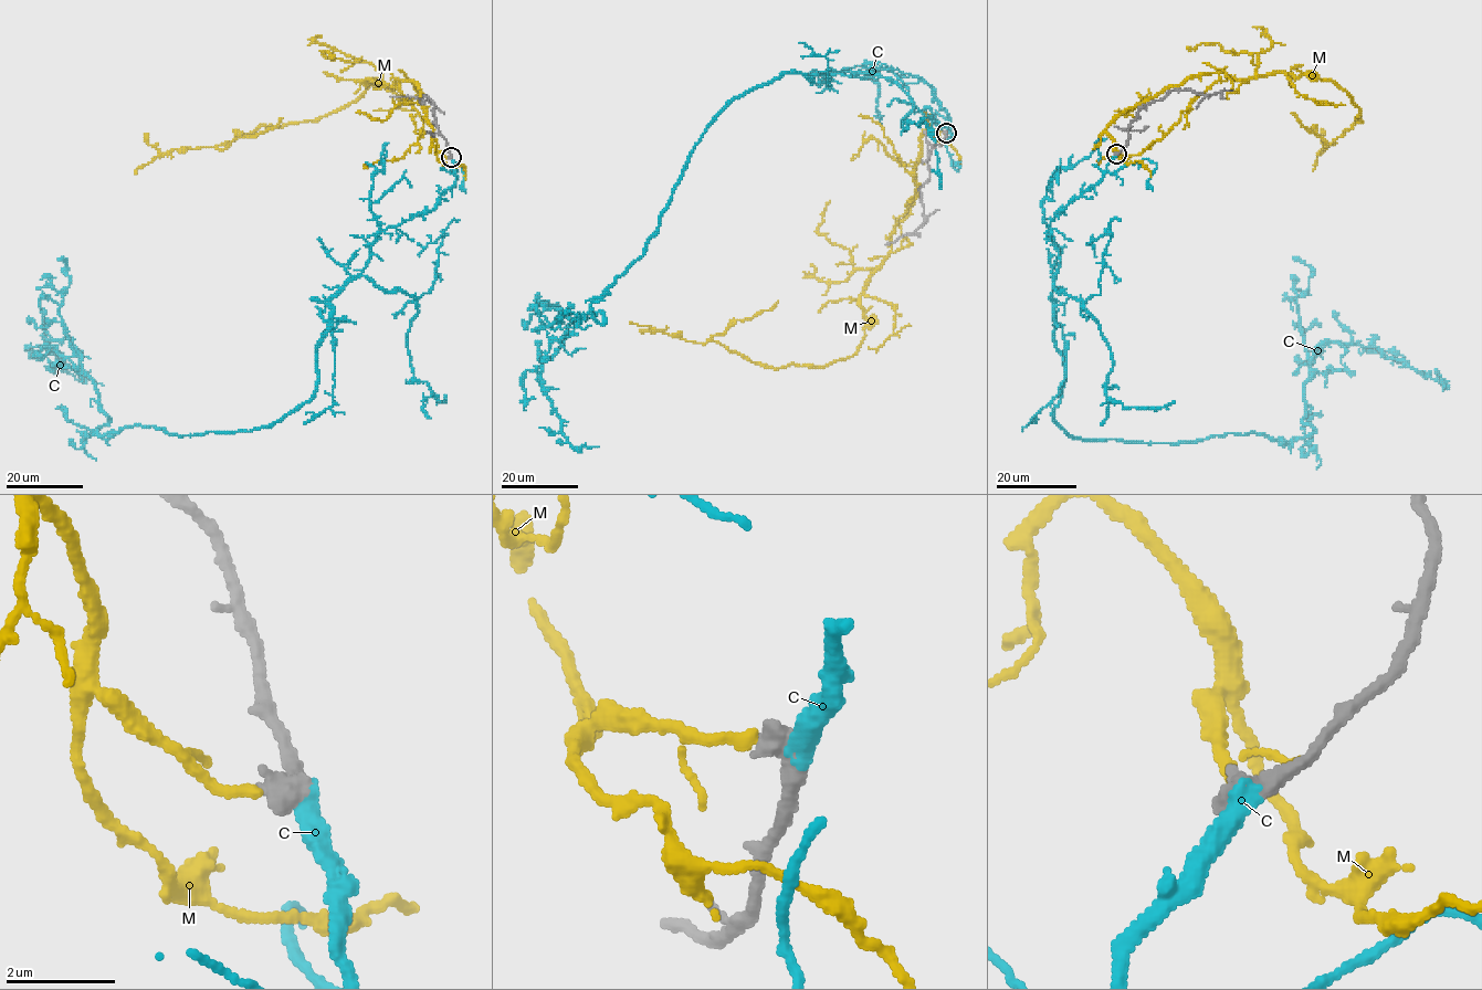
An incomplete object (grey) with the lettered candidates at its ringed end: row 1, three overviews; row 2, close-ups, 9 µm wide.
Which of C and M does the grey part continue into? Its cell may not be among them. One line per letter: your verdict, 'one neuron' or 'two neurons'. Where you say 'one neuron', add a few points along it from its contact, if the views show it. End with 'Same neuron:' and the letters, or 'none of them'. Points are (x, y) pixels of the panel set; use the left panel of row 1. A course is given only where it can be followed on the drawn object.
C: one neuron; course (451, 158), (455, 182), (329, 301), (315, 393), (280, 419), (100, 434), (77, 348), (46, 343), (103, 386)
M: two neurons
Same neuron: C

